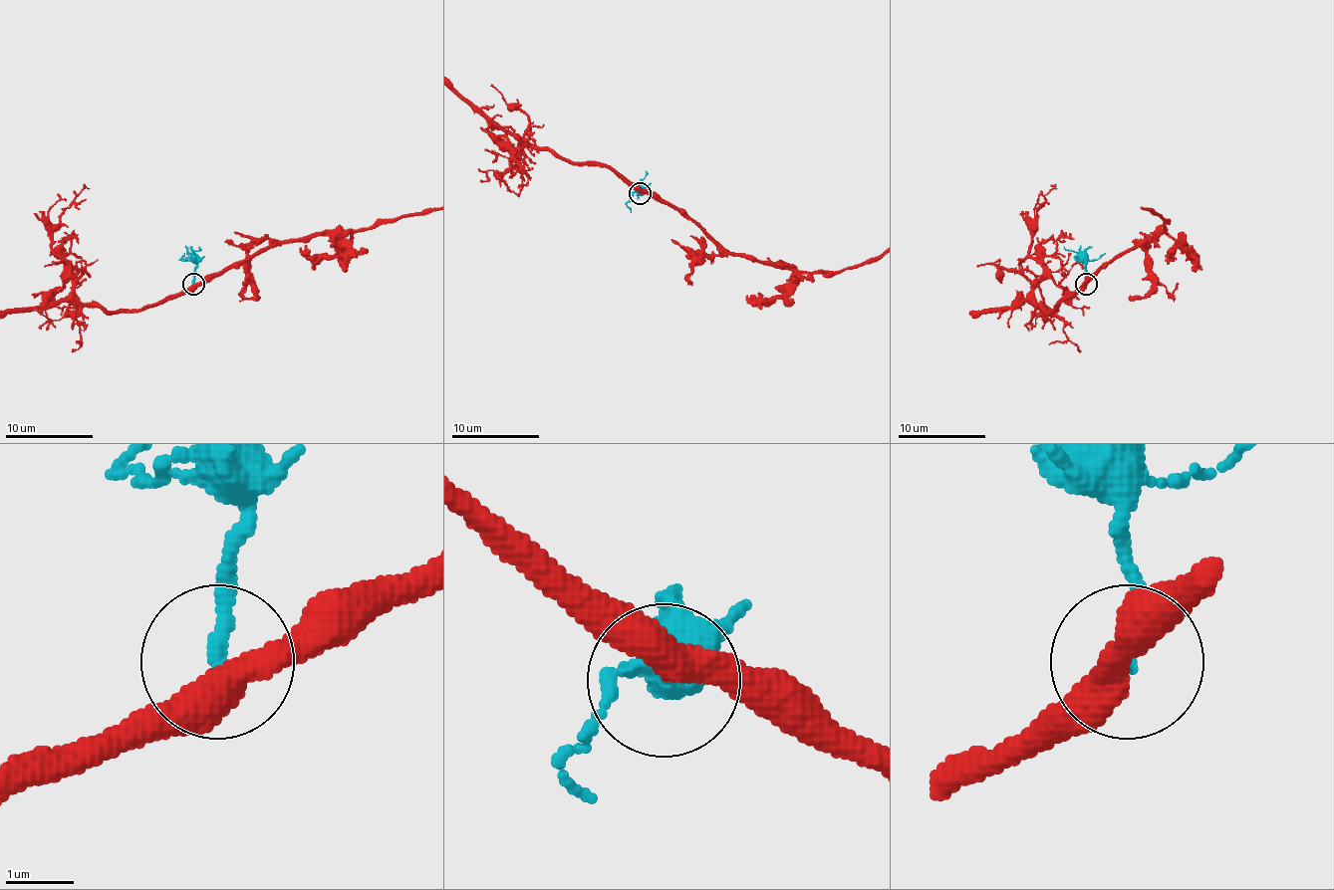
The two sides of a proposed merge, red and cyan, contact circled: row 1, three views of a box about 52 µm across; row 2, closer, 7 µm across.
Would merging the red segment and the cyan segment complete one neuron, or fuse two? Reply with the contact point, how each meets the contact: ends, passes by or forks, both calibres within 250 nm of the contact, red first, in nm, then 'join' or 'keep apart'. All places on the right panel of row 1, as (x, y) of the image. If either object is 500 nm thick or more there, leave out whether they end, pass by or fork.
at (1086, 284); red passes by; cyan ends there; 460 nm thick on the red side, 220 nm on the other; keep apart

